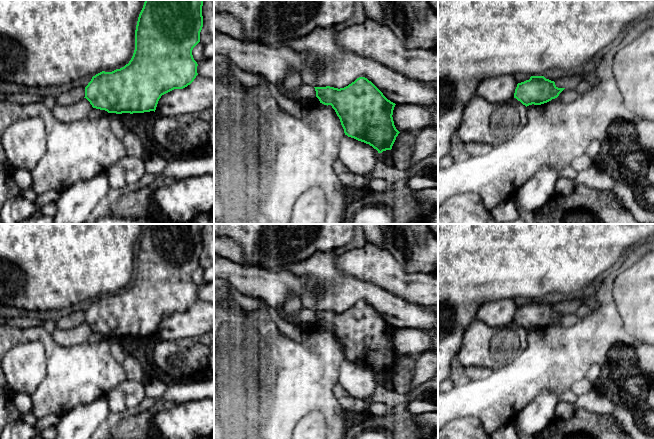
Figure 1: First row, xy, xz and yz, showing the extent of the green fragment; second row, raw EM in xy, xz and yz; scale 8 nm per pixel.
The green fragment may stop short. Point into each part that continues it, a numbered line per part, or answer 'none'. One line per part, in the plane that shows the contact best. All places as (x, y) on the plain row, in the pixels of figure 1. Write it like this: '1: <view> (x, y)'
none

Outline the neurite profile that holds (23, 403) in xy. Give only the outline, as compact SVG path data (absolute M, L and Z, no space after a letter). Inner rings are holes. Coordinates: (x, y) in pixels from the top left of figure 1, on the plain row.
M16 394L13 397L12 402L20 414L27 414L32 412L32 400L29 394Z

